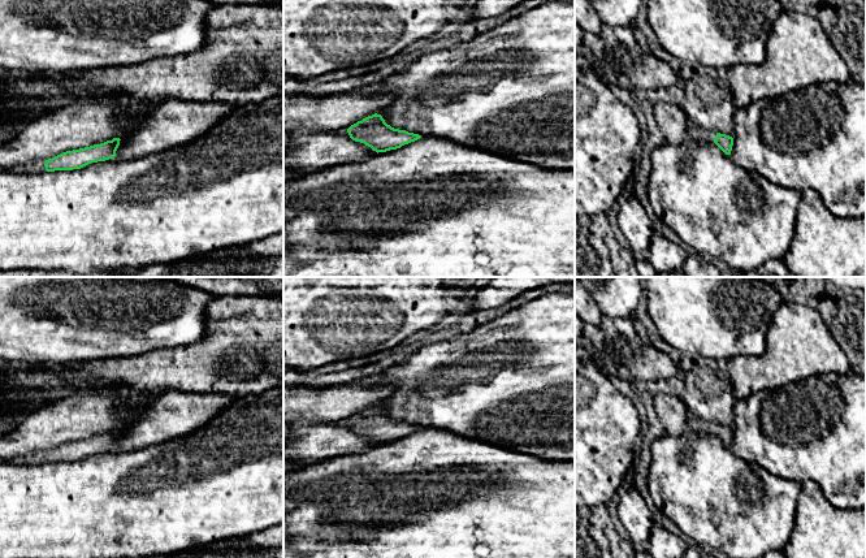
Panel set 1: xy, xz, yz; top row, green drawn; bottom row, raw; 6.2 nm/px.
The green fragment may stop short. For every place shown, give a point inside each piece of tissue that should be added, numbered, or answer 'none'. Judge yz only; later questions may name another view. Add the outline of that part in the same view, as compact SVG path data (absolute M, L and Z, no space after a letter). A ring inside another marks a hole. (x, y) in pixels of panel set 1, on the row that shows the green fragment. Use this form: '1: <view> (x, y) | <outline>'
1: yz (695, 132) | M689 121L688 127L687 127L687 137L694 140L706 140L706 142L714 143L716 131L703 129L700 125Z

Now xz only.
none

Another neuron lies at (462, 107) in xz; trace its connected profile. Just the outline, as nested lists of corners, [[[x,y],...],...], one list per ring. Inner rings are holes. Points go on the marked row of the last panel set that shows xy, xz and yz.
[[[554,0],[533,8],[472,40],[425,53],[402,72],[359,91],[393,98],[377,114],[394,129],[485,150],[541,169],[575,169],[575,0]]]

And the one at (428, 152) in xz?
[[[436,137],[283,185],[283,277],[575,277],[575,169],[541,169]]]

